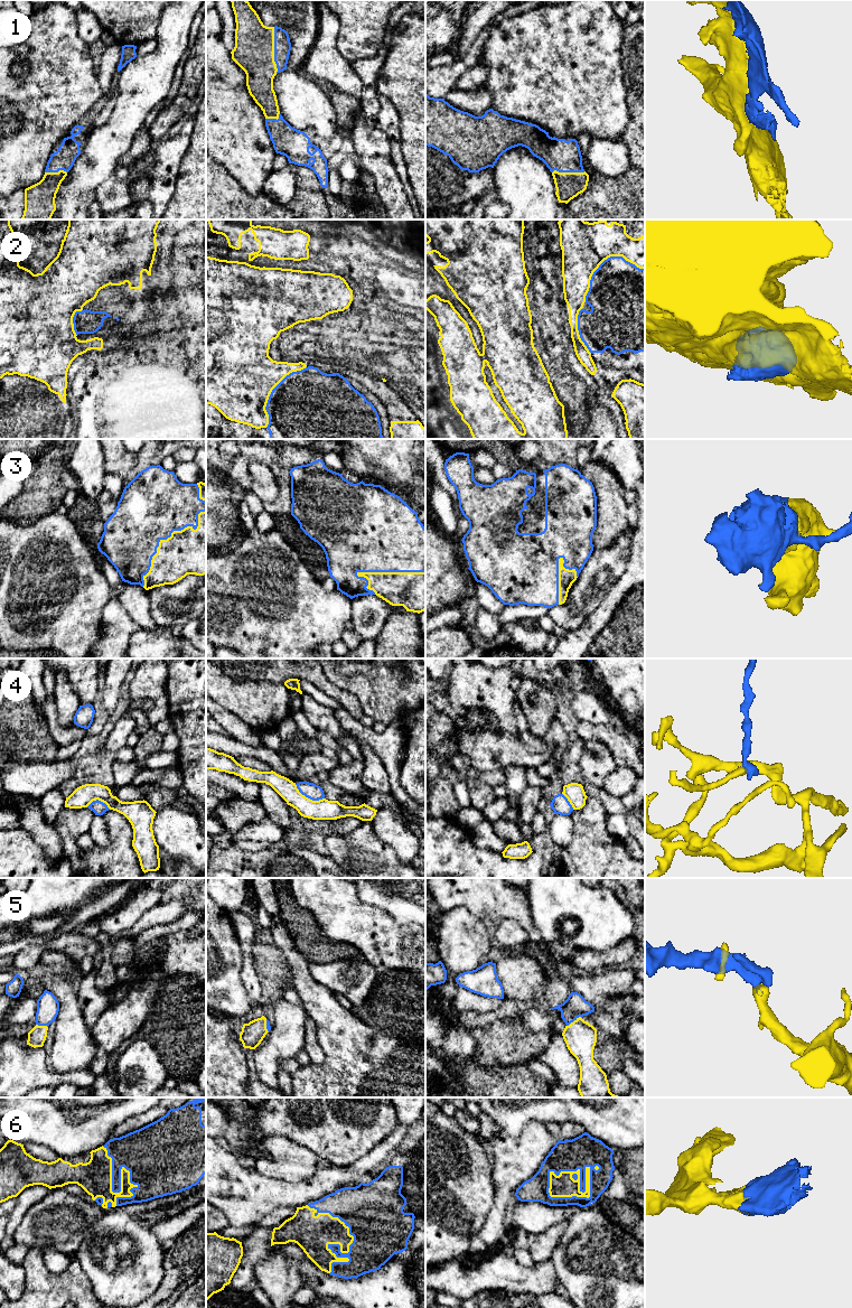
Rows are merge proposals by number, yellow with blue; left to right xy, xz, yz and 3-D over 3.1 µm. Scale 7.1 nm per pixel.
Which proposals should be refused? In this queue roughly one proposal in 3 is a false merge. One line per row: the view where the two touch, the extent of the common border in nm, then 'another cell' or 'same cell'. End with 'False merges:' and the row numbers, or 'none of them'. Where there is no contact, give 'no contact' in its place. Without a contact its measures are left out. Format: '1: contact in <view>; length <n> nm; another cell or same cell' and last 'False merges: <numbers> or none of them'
1: contact in xz; length 340 nm; same cell
2: contact in yz; length 500 nm; another cell
3: contact in xy; length 700 nm; same cell
4: contact in xz; length 240 nm; another cell
5: contact in yz; length 130 nm; same cell
6: contact in yz; length 360 nm; same cell
False merges: 2, 4

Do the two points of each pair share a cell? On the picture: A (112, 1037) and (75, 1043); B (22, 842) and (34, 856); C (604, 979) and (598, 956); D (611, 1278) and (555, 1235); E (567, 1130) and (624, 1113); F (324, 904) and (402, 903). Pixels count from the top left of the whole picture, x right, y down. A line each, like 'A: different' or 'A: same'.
A: different
B: same
C: different
D: different
E: different
F: different

